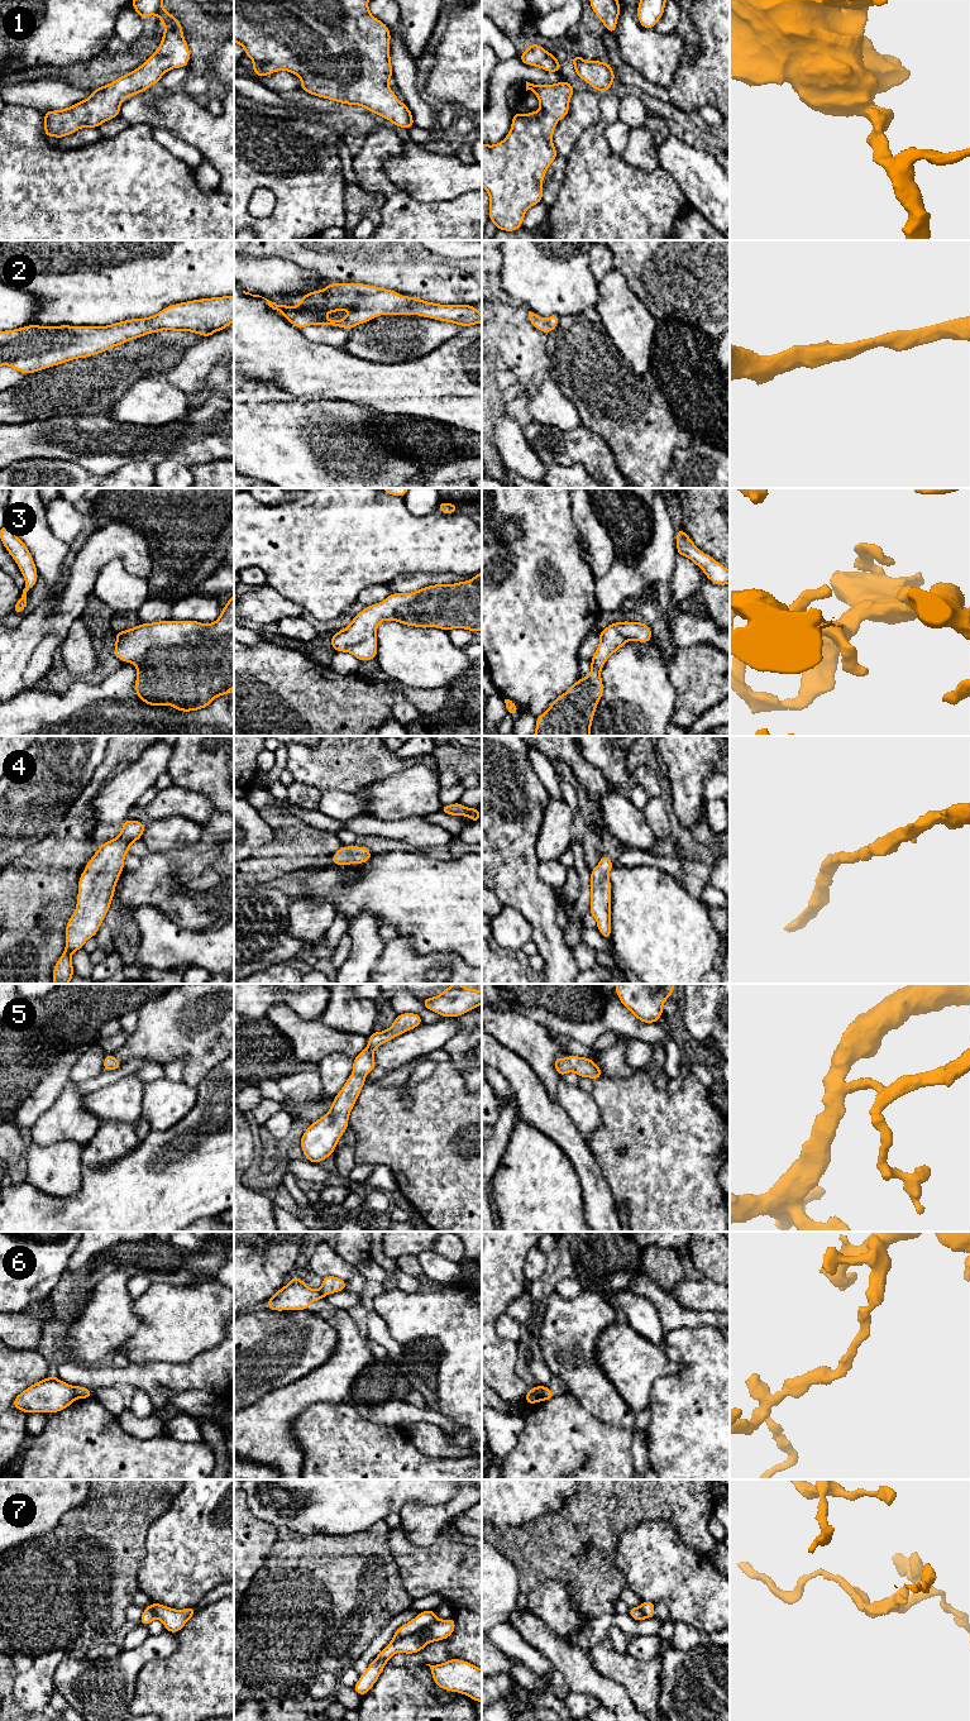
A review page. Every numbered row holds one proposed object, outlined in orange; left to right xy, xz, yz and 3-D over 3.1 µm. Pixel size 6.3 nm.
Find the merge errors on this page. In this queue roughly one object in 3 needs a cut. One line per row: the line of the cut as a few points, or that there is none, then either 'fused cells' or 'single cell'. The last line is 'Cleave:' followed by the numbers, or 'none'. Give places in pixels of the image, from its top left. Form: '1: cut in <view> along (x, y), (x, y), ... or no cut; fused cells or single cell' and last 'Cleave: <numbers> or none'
1: no cut; single cell
2: no cut; single cell
3: no cut; single cell
4: no cut; single cell
5: no cut; single cell
6: cut in yz along (544, 1387), (539, 1400); fused cells
7: cut in xz along (420, 1630), (391, 1641); fused cells
Cleave: 6, 7

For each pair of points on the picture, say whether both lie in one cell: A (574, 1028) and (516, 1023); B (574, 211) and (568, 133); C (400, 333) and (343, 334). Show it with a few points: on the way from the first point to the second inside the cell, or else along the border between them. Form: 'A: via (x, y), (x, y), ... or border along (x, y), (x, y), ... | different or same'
A: border along (517, 1013), (538, 1021), (546, 1029) | different
B: border along (586, 130), (567, 159) | different
C: border along (350, 330), (347, 342), (342, 347) | different

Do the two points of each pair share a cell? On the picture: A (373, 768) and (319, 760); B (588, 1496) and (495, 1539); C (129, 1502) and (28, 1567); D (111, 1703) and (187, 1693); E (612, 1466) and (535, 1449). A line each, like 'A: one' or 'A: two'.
A: one
B: one
C: one
D: two
E: one

